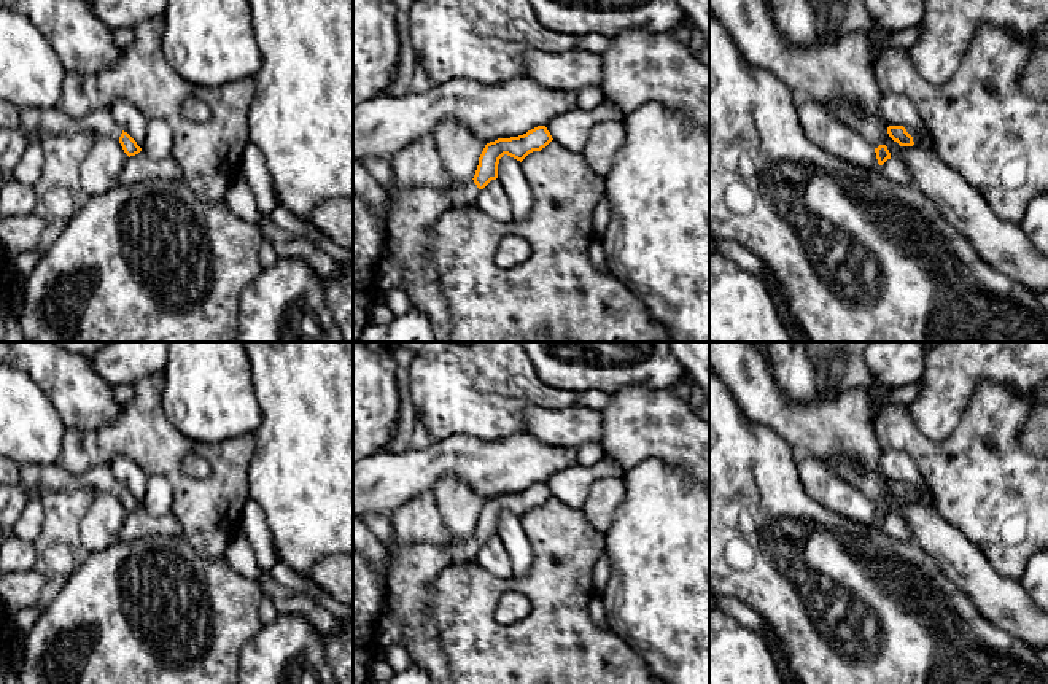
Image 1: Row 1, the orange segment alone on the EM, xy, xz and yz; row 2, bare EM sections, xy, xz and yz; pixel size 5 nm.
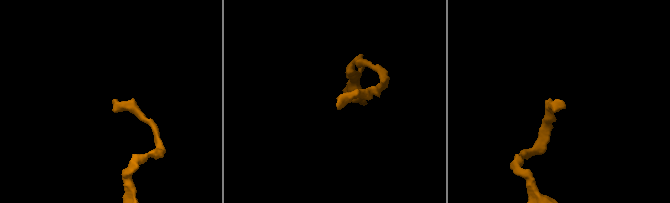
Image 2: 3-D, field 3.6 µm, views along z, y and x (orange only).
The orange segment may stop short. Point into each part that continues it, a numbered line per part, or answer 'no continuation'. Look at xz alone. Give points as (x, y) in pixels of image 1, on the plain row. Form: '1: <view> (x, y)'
1: xz (411, 571)

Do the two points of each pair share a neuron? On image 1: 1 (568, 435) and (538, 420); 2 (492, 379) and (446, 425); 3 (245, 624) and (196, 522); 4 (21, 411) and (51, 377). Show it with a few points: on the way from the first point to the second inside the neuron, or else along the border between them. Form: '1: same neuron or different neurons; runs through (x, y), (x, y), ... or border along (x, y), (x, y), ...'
1: same neuron; runs through (560, 428), (546, 425)
2: same neuron; runs through (481, 390), (457, 414)
3: different neurons; border along (183, 536), (199, 554), (223, 557)
4: different neurons; border along (16, 368), (35, 382), (61, 420)

